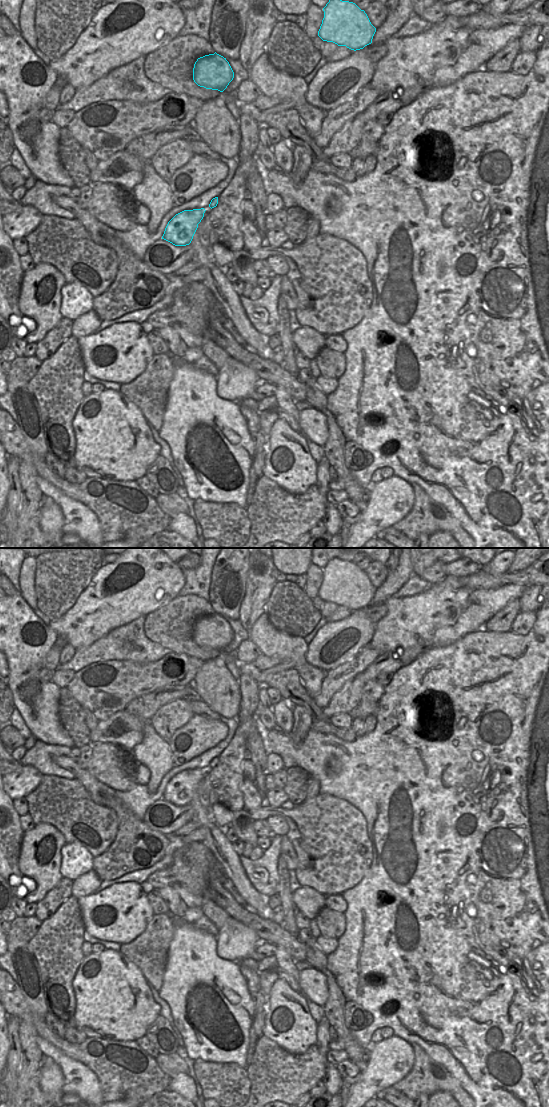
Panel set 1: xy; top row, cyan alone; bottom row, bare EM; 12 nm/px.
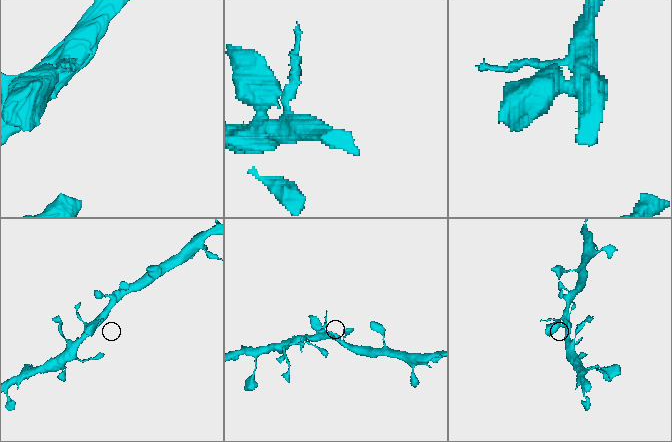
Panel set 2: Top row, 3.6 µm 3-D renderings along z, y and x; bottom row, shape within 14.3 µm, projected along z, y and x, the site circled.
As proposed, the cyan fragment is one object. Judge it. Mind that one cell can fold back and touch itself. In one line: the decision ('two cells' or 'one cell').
one cell

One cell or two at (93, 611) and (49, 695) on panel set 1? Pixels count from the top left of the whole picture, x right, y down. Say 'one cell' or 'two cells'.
two cells

